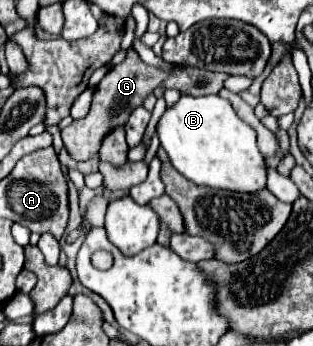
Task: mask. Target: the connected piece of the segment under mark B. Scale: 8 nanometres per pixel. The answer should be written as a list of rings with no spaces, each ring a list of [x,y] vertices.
[[[183,94],[165,110],[155,128],[173,168],[199,186],[233,192],[257,192],[267,184],[265,158],[257,148],[255,130],[245,124],[221,96]]]

